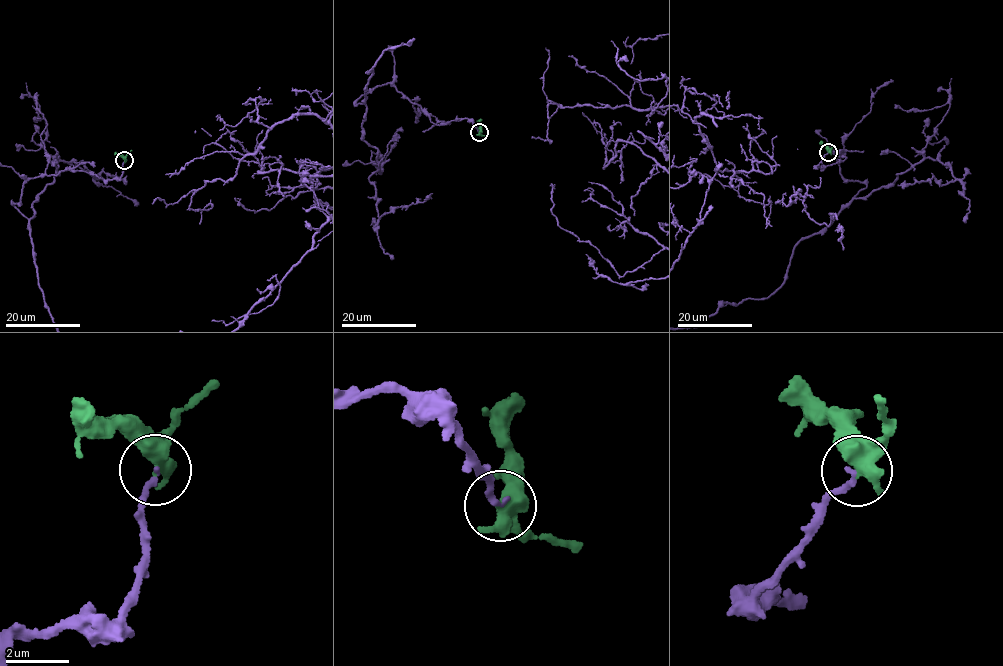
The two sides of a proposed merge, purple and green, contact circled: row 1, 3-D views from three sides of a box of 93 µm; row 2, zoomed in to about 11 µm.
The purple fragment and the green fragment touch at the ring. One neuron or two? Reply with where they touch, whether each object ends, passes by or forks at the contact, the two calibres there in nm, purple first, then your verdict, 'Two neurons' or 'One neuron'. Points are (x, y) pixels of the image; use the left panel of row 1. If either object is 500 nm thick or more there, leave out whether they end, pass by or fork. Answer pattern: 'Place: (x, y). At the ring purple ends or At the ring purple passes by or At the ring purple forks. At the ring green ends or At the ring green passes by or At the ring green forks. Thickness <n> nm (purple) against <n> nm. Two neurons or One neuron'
Place: (124, 160). At the ring purple ends. At the ring green passes by. Thickness 170 nm (purple) against 480 nm. One neuron

